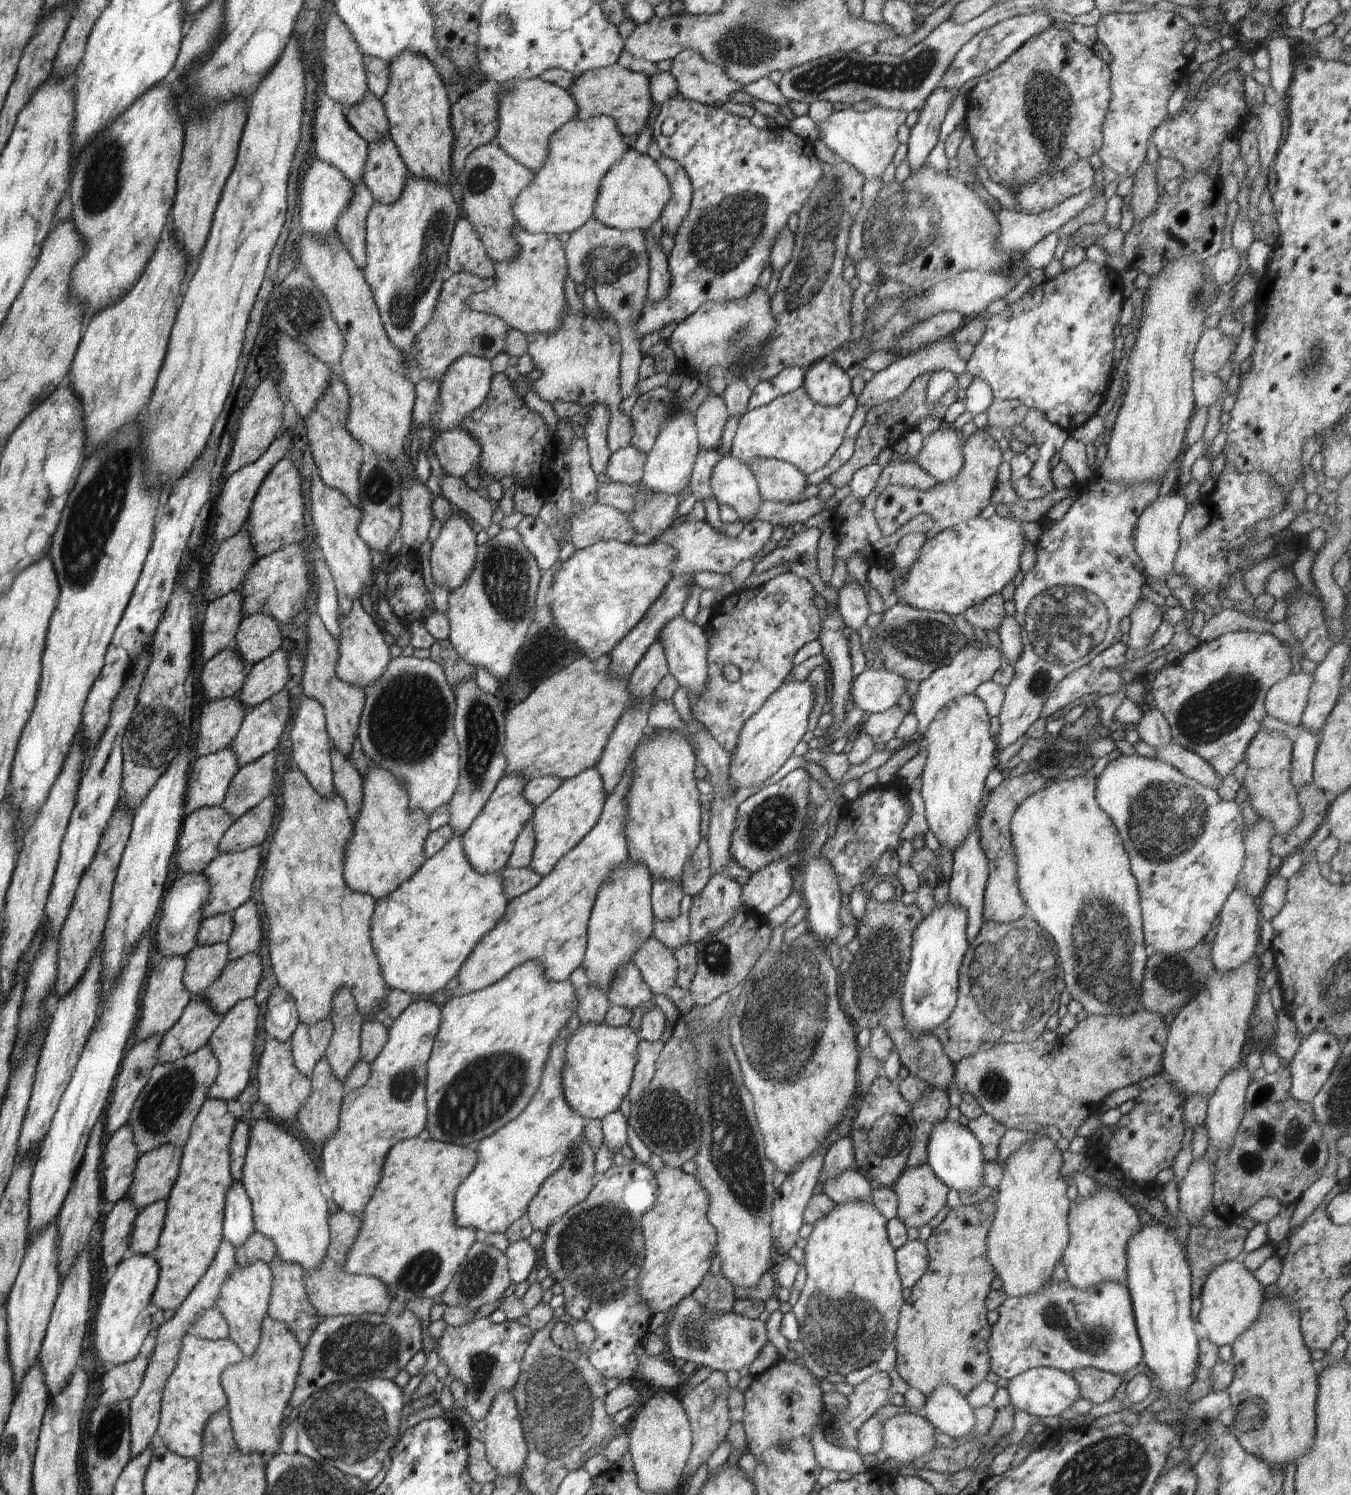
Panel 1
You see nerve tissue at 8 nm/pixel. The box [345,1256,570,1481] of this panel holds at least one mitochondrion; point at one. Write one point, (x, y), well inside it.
(482, 1364)

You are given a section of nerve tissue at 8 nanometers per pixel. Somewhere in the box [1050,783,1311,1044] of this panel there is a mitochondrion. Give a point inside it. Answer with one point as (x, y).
(1179, 977)

